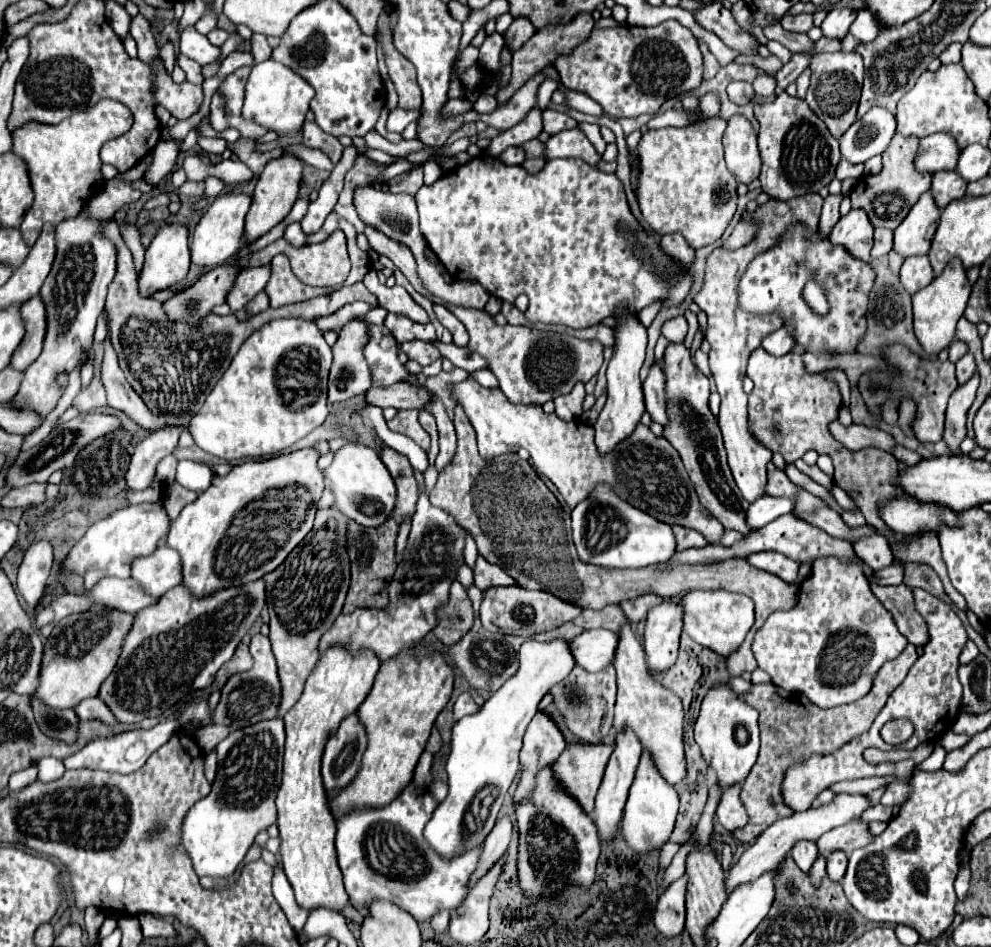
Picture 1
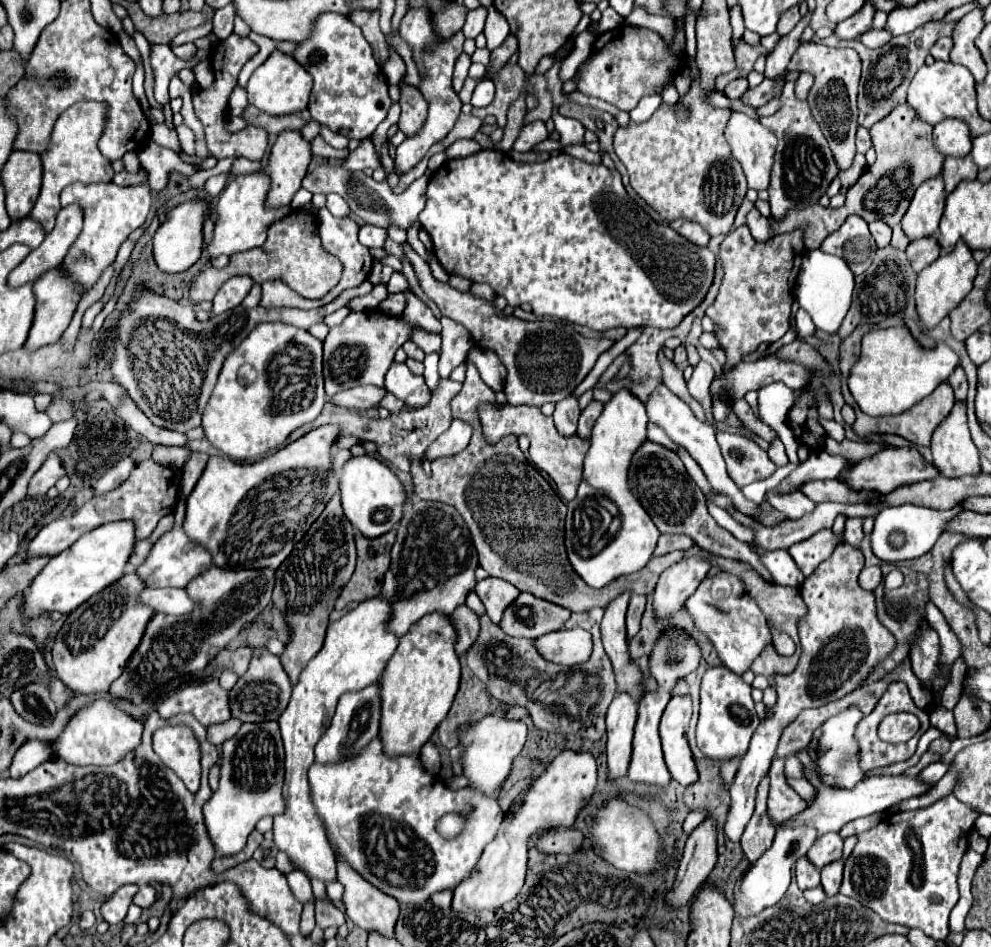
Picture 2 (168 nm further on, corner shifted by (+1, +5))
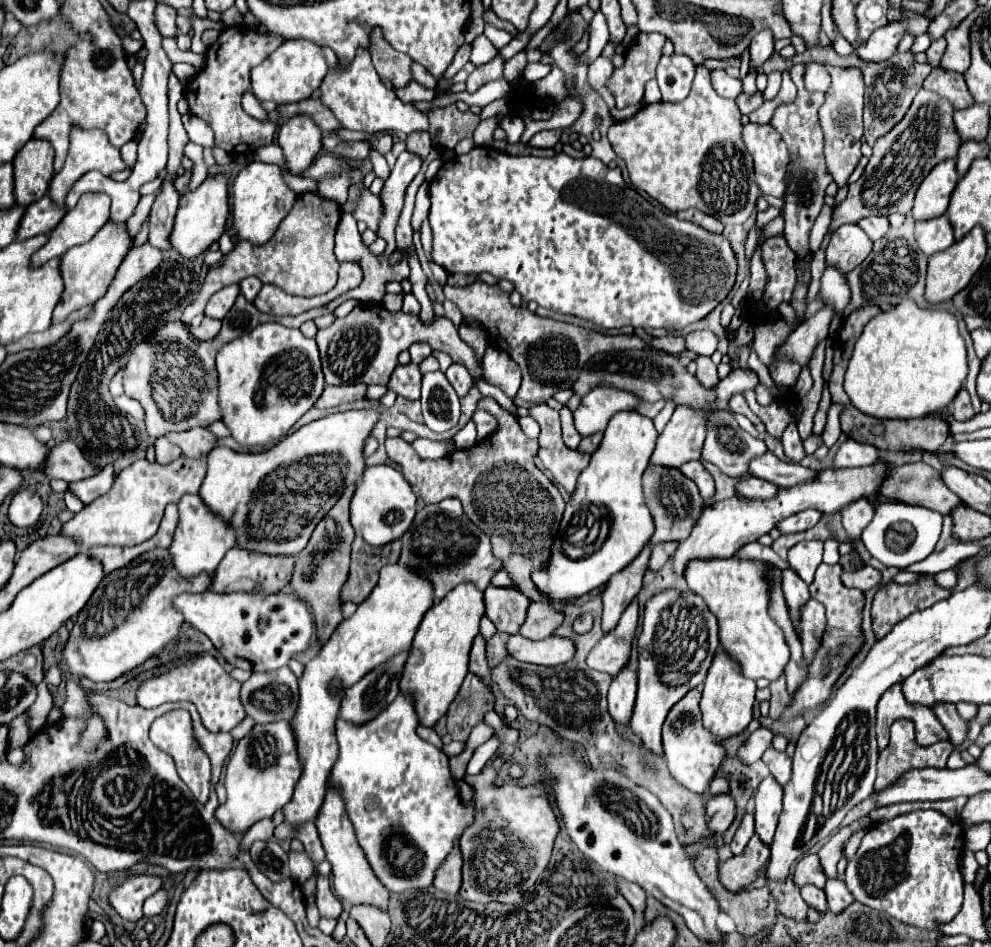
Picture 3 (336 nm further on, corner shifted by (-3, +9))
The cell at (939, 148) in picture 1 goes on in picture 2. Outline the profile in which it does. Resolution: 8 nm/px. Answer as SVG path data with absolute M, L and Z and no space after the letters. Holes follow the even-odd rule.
M957 119L937 123L933 129L933 139L935 139L935 147L945 157L947 155L965 157L965 153L969 153L969 149L973 147L973 139L969 137L969 127Z

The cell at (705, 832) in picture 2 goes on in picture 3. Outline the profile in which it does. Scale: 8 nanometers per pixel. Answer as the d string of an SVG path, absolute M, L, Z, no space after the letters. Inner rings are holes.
M717 795L707 801L707 831L709 833L725 833L735 819L735 803L731 795Z

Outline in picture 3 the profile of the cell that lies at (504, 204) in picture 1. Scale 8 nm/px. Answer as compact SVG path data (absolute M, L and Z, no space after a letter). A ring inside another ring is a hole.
M473 147L465 155L457 155L443 163L435 179L429 187L431 197L431 209L429 209L429 223L433 229L433 261L447 269L447 273L491 273L497 279L507 279L515 285L515 289L521 293L521 299L525 303L537 301L541 307L575 315L585 321L595 323L597 327L611 329L611 327L643 327L643 329L667 329L667 331L679 331L699 319L703 319L709 311L717 307L719 301L723 301L729 293L729 289L735 283L737 263L733 249L729 241L723 235L713 235L705 229L699 229L699 225L693 225L689 221L679 221L675 215L669 215L661 211L659 207L651 205L645 197L641 197L635 189L627 187L627 183L621 177L619 167L607 167L603 161L595 157L583 157L573 159L565 153L557 153L555 157L513 157L503 151L497 151L493 147Z

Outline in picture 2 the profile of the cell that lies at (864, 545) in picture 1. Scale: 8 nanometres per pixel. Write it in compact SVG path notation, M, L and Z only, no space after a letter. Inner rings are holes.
M847 519L845 521L845 533L843 533L843 539L845 543L857 547L863 539L863 529L861 529L861 519Z

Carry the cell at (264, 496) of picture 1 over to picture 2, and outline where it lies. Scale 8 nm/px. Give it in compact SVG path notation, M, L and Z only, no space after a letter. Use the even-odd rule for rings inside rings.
M323 425L323 427L311 429L309 433L305 433L305 435L303 435L301 439L297 439L295 443L285 445L285 447L279 449L277 453L273 453L273 455L269 455L269 457L265 457L265 459L261 459L261 461L257 461L257 463L237 463L237 461L233 461L233 459L229 459L229 457L217 457L217 455L209 457L209 463L207 463L207 467L205 467L201 479L197 481L193 493L191 493L189 499L187 499L187 515L185 515L185 523L183 523L185 533L187 533L193 541L205 545L205 547L213 553L213 565L215 565L215 567L233 569L233 571L239 571L239 569L255 569L255 567L257 567L257 569L263 569L263 567L273 567L273 569L277 569L277 567L289 557L289 553L293 551L293 547L295 547L295 543L297 543L297 537L299 537L299 541L301 541L301 537L309 531L309 527L313 525L313 521L321 515L321 511L323 511L325 505L329 503L329 497L333 497L333 495L339 491L339 473L333 471L333 459L331 459L331 447L333 447L333 443L335 443L335 439L337 439L339 435L341 435L341 427L339 427L339 425Z

